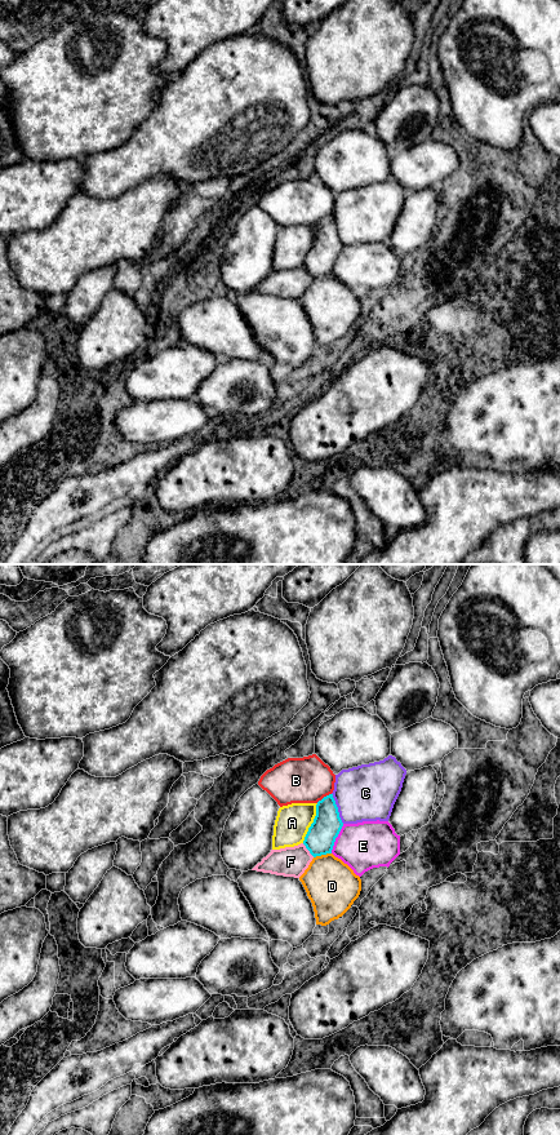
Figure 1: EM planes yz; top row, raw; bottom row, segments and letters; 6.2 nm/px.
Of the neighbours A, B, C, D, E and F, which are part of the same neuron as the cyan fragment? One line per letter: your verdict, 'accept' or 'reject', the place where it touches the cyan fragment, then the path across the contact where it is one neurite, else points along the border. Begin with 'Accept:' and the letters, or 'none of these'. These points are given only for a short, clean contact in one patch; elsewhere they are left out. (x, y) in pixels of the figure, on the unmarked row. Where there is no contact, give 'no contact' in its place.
Accept: none of these
A: reject; contact yz (312, 244)
B: reject; contact yz (324, 218); border yz (330, 214), (316, 224)
C: reject; contact yz (337, 230)
D: reject; contact yz (321, 275); border yz (330, 274), (314, 279)
E: reject; contact yz (336, 258); border yz (343, 245), (330, 274)
F: reject; contact yz (307, 270)

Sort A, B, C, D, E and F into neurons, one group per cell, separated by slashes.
A / B / C / D / E / F

